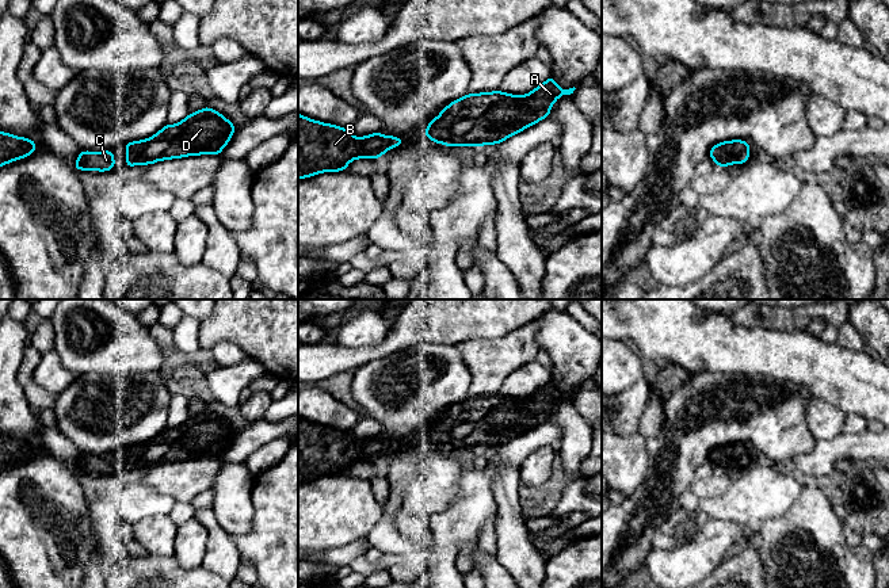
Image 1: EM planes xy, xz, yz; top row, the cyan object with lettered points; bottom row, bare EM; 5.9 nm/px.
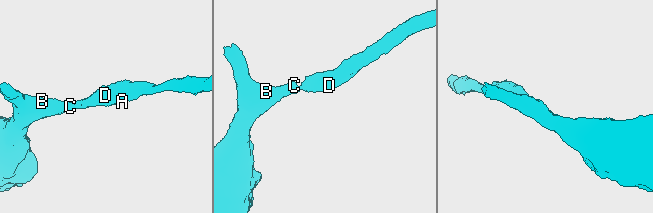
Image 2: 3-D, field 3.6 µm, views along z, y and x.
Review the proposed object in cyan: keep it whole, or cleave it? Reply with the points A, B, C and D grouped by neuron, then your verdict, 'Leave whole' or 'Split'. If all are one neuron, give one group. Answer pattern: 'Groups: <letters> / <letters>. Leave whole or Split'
Groups: A B C D. Leave whole

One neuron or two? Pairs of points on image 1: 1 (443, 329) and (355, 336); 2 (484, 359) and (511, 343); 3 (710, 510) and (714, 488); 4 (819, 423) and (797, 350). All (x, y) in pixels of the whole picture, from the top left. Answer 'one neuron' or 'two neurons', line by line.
1: two neurons
2: one neuron
3: two neurons
4: two neurons

